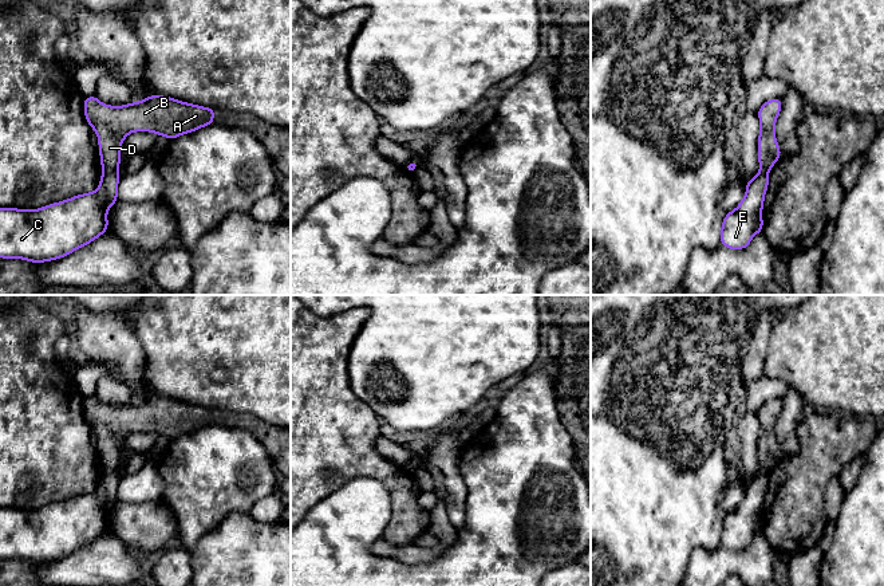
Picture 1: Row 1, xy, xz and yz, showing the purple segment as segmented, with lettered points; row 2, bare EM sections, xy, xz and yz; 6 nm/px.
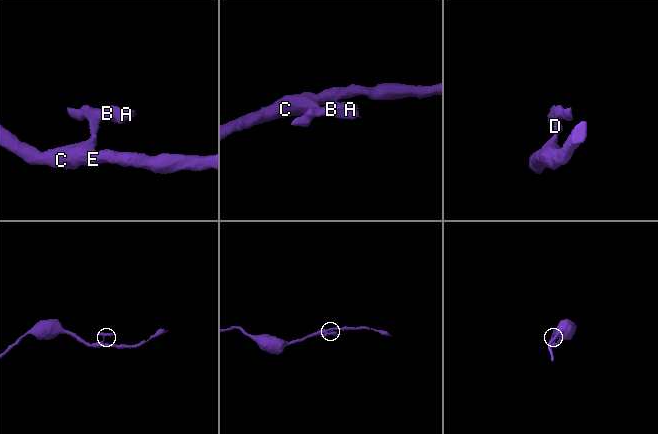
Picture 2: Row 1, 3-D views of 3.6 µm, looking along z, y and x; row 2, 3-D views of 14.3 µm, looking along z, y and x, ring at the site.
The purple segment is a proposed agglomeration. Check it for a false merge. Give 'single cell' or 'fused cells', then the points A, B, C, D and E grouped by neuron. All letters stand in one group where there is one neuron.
fused cells; A B D / C E

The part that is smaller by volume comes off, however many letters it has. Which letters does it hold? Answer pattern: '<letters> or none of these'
A, B, D

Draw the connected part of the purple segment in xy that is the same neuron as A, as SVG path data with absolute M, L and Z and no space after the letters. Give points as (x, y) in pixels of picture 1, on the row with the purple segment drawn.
M153 94L123 106L102 103L95 95L83 98L84 118L98 134L100 166L114 172L121 166L121 145L126 135L151 131L170 141L216 123L214 109Z

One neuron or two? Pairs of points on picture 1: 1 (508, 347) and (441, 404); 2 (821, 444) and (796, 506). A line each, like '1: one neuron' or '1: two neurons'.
1: one neuron
2: one neuron

